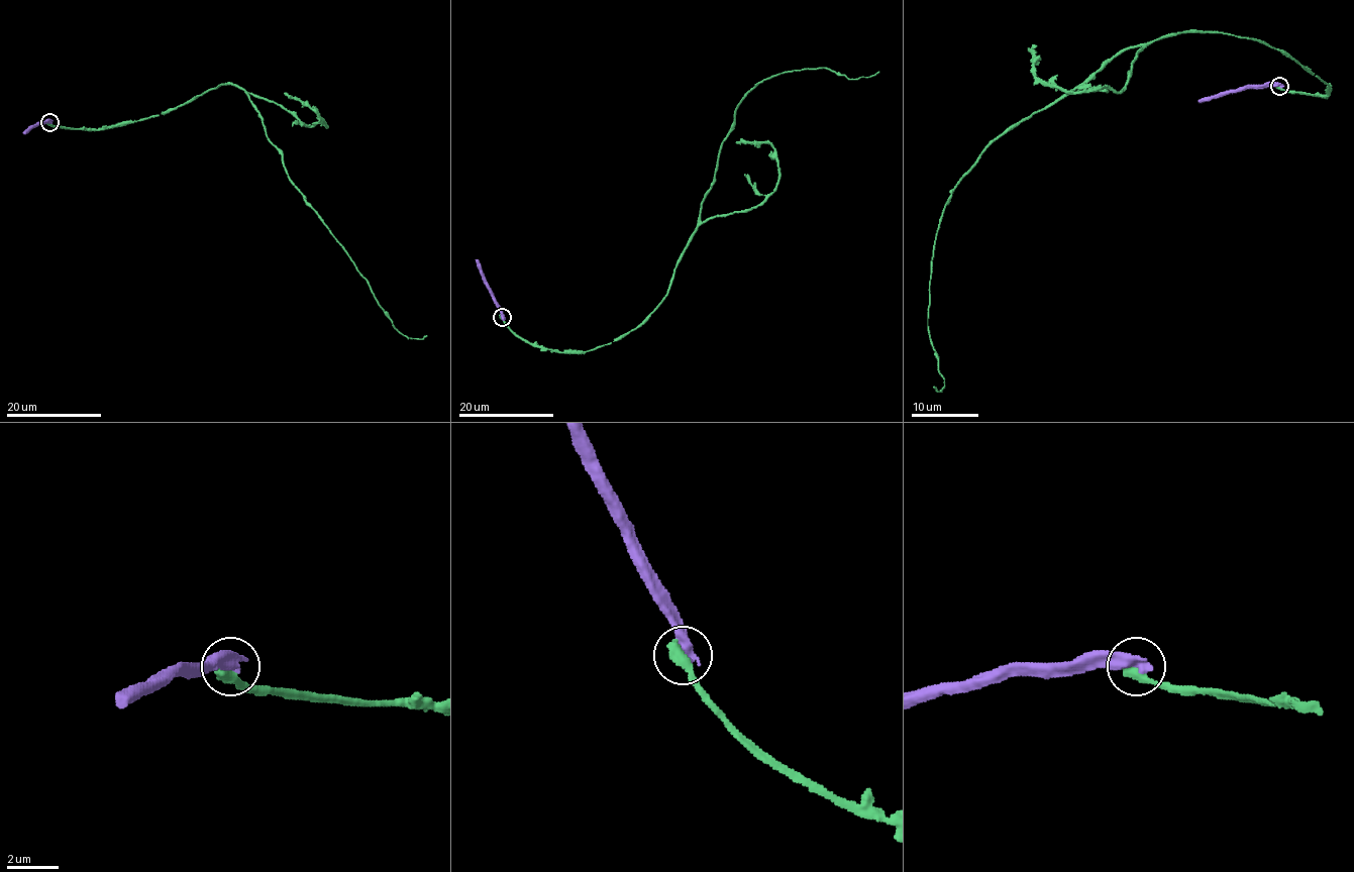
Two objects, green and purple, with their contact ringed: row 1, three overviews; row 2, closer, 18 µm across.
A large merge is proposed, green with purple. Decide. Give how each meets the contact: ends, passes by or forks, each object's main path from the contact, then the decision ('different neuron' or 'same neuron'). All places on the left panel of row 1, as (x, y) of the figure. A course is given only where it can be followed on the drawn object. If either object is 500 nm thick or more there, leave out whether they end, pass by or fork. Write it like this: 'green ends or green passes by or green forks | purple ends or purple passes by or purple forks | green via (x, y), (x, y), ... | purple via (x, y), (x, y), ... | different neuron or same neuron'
green via (49, 122), (117, 127), (219, 84), (240, 88), (280, 150), (288, 179), (392, 323), (409, 338), (427, 335) | purple via (49, 122), (41, 122), (22, 133) | different neuron

